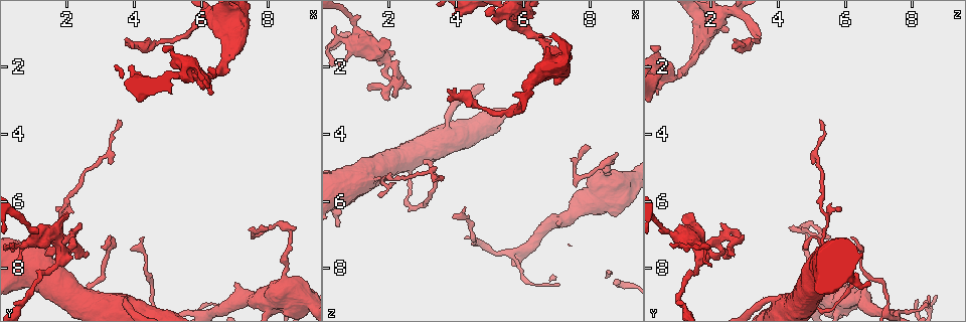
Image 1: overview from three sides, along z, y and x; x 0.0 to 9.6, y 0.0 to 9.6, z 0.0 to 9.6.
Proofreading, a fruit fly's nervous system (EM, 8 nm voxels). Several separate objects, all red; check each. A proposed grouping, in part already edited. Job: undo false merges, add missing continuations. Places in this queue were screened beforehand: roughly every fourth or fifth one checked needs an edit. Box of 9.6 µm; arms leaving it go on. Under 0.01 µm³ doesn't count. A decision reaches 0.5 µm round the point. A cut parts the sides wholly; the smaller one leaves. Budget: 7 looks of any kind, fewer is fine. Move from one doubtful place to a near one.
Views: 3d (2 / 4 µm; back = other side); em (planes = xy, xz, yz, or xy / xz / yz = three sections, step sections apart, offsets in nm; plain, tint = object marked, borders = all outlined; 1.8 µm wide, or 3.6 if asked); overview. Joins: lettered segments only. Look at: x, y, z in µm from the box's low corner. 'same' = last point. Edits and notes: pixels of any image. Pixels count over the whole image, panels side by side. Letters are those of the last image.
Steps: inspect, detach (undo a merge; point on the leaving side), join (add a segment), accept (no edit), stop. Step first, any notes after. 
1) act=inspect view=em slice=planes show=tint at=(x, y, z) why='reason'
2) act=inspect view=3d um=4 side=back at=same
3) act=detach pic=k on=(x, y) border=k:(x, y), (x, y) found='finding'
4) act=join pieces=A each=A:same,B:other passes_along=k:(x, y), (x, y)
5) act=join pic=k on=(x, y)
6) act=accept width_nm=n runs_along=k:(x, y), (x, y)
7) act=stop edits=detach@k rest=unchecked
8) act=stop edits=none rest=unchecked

act=inspect view=em um=3.6 slice=xz step=16 show=tint at=(3.70, 8.90, 3.95) why='sudden change in width'

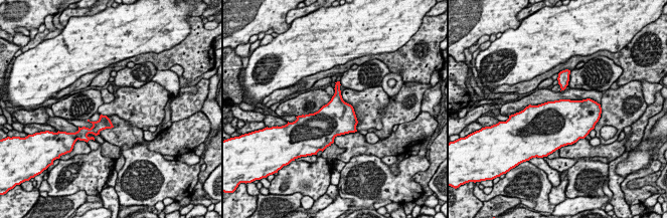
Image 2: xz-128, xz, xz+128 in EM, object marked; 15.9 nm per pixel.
act=inspect view=em um=3.6 slice=planes show=borders at=same why='cut it another way'

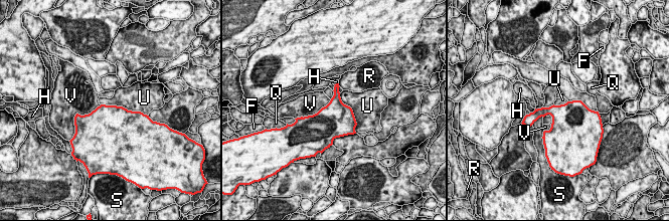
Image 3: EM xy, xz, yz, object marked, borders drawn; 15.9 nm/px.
act=accept longest_contact=U:700nm each=F:other,H:other,Q:other,R:other,S:other,U:other,V:other border=3:(101, 103), (124, 106), (143, 114) found='all the same cell'

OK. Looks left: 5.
act=inspect view=3d um=2 at=(4.30, 7.10, 6.25)

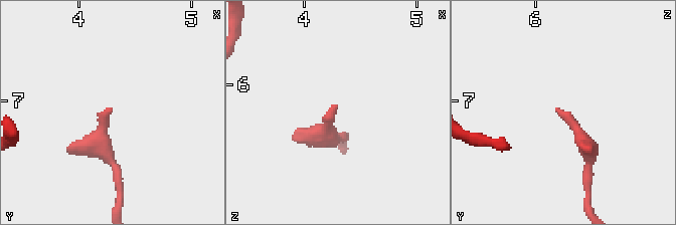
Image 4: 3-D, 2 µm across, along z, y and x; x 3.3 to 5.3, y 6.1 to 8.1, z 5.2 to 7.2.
act=inspect view=em slice=planes show=borders at=(4.30, 7.08, 6.22)

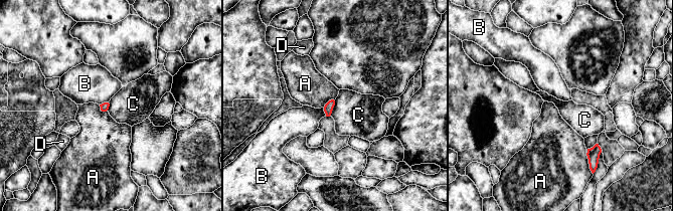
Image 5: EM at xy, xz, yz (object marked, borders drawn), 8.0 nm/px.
act=accept each=A:other,B:other,C:other,D:other border=5:(335, 100), (330, 115) found='no lettered segment goes on from it'

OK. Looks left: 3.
act=inspect view=3d um=2 at=(6.95, 0.95, 2.55) why='an open end'

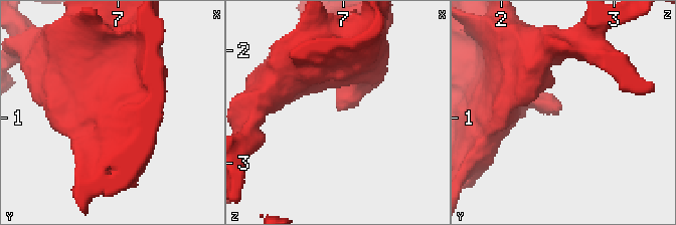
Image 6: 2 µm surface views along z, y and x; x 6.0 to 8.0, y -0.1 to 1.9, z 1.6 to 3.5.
act=inspect view=em slice=planes show=borders at=(6.94, 0.92, 2.52) why='need the tissue'

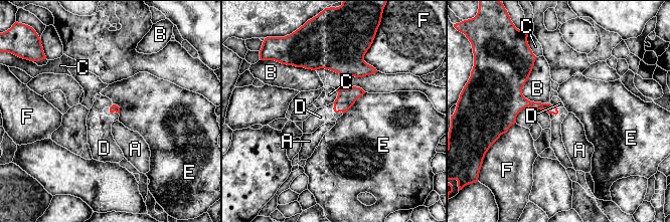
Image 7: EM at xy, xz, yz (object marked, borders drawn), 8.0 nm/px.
act=join pieces=D each=A:other,B:other,C:other,D:same,E:other,F:other found='the cell continues'

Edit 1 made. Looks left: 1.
act=stop edits=join@7 rest=unchecked

